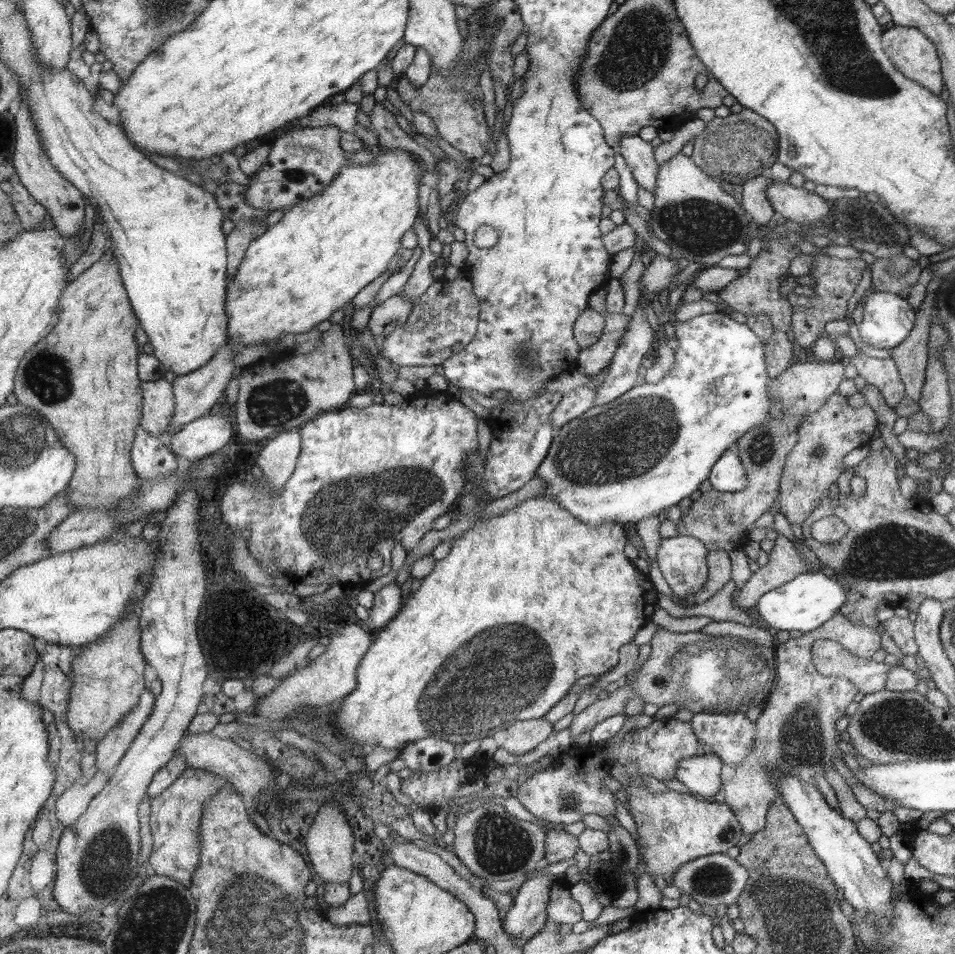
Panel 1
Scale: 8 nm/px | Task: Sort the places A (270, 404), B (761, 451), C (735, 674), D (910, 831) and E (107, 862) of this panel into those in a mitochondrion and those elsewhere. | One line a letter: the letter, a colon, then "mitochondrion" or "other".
A: mitochondrion
B: mitochondrion
C: mitochondrion
D: other
E: mitochondrion

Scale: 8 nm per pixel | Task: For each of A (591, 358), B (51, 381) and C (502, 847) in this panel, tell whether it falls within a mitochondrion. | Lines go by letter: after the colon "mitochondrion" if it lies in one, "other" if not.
A: other
B: mitochondrion
C: mitochondrion

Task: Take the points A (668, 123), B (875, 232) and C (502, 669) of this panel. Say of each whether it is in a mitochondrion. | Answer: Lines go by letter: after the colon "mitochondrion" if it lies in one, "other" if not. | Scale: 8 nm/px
A: other
B: mitochondrion
C: mitochondrion

